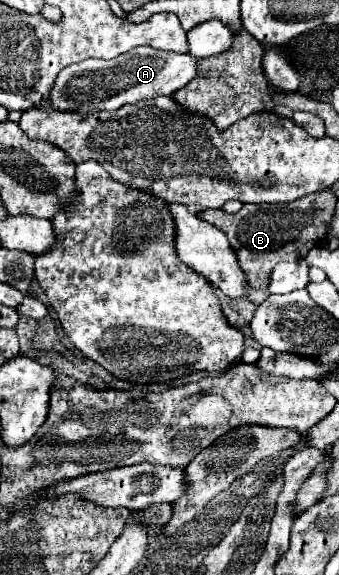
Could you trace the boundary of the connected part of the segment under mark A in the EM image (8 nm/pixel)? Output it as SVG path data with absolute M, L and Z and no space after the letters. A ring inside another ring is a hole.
M145 46L129 50L113 60L83 60L59 72L49 102L55 110L73 110L81 114L93 110L117 110L123 104L135 104L143 98L171 96L195 78L197 64L199 58L191 58L189 54L175 54Z

